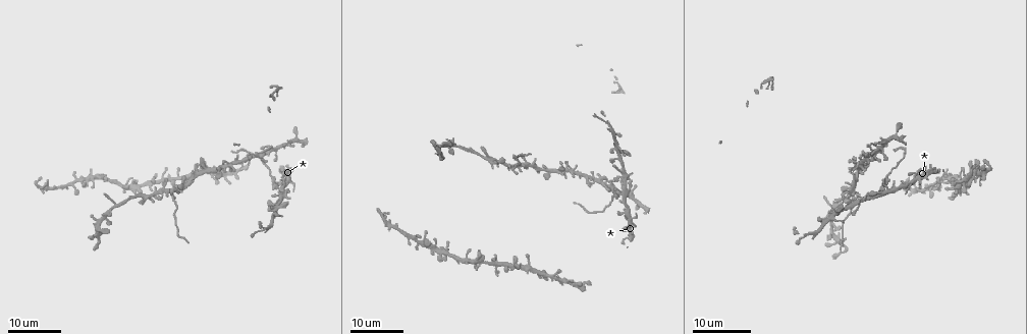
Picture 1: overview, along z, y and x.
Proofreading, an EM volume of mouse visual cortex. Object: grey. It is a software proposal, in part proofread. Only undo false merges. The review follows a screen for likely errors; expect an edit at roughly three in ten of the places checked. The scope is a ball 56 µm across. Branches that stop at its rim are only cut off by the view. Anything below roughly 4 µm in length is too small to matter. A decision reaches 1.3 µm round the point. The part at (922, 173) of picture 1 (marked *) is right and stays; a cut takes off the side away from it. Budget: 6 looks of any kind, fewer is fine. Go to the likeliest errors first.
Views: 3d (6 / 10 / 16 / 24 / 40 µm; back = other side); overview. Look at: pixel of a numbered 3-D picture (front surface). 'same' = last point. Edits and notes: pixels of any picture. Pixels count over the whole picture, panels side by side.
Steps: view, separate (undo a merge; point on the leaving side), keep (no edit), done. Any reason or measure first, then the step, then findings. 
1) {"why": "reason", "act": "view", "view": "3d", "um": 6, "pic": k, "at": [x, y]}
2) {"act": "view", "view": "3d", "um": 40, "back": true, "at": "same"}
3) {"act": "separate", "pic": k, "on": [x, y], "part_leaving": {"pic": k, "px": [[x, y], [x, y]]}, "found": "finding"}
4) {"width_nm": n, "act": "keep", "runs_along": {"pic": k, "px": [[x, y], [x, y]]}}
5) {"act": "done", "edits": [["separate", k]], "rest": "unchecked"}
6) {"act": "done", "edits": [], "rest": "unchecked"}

{"why": "thin arm on a thick one", "act": "view", "view": "3d", "um": 24, "pic": 1, "at": [511, 170]}

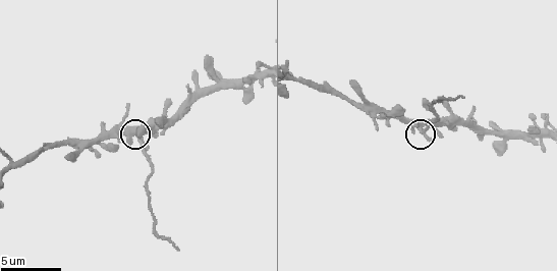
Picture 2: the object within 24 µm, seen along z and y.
{"act": "view", "view": "3d", "um": 10, "pic": 2, "at": [134, 130]}

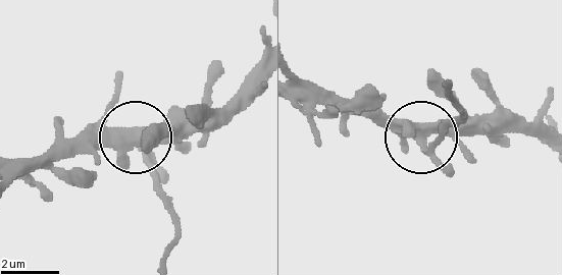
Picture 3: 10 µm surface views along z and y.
{"side_arm_um": 13, "act": "separate", "pic": 3, "on": [161, 189], "part_leaving": {"pic": 3, "px": [[144, 157], [177, 228], [168, 257]]}, "found": "two cells meet here"}

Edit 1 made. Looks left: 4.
{"why": "branch point", "act": "view", "view": "3d", "um": 24, "pic": 1, "at": [268, 145]}

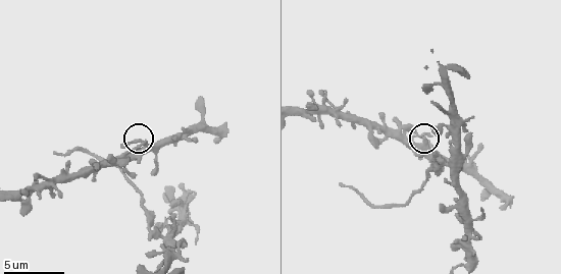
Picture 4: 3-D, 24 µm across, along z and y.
{"act": "view", "view": "3d", "um": 6, "pic": 4, "at": [135, 141]}

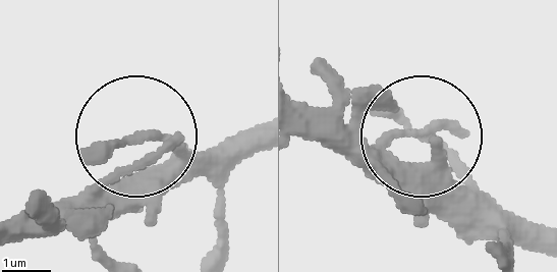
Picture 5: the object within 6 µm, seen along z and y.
{"arms": 3, "act": "keep", "found": "all the same cell"}

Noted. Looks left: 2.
{"why": "three-way junction", "act": "view", "view": "3d", "um": 16, "pic": 4, "at": [442, 160]}

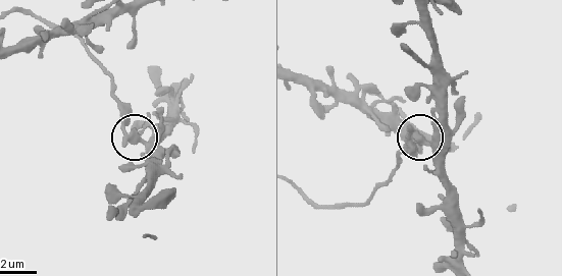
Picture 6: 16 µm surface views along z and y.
{"width_nm": 320, "act": "separate", "pic": 6, "on": [124, 112], "part_leaving": {"pic": 6, "px": [[128, 136], [113, 78], [92, 52], [73, 37], [18, 12]]}, "found": "a second cell is stuck on"}

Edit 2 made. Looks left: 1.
{"act": "done", "edits": [["separate", 3], ["separate", 6]], "rest": "unchecked"}

